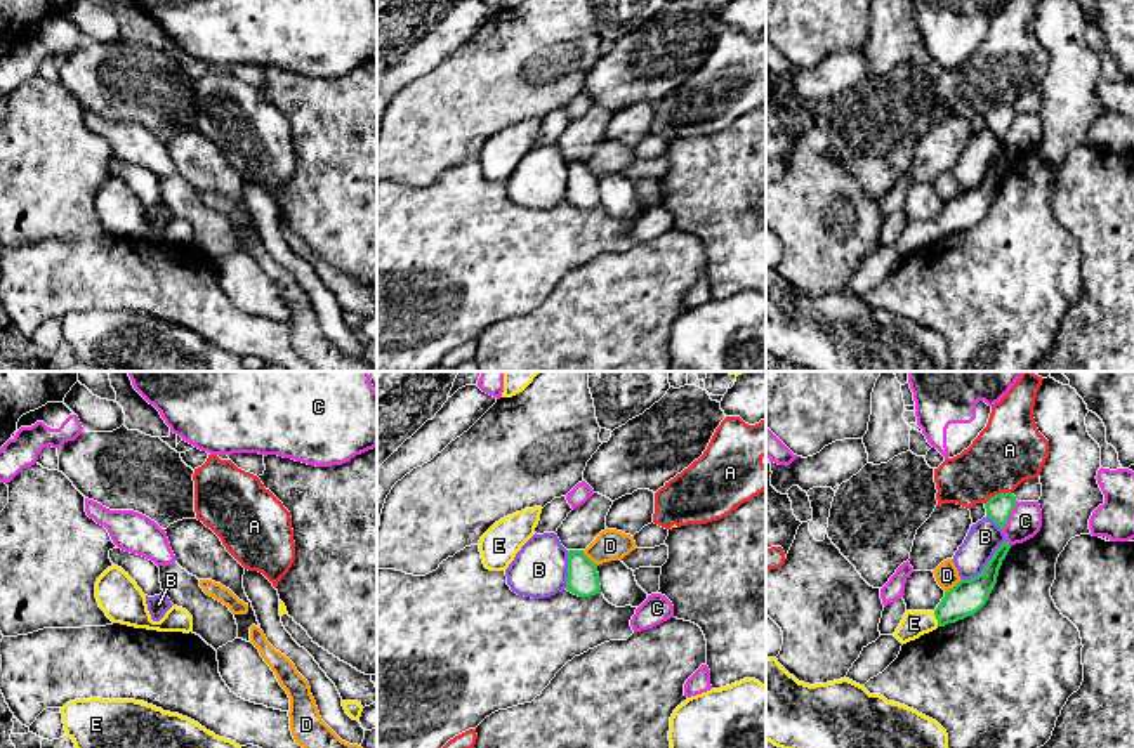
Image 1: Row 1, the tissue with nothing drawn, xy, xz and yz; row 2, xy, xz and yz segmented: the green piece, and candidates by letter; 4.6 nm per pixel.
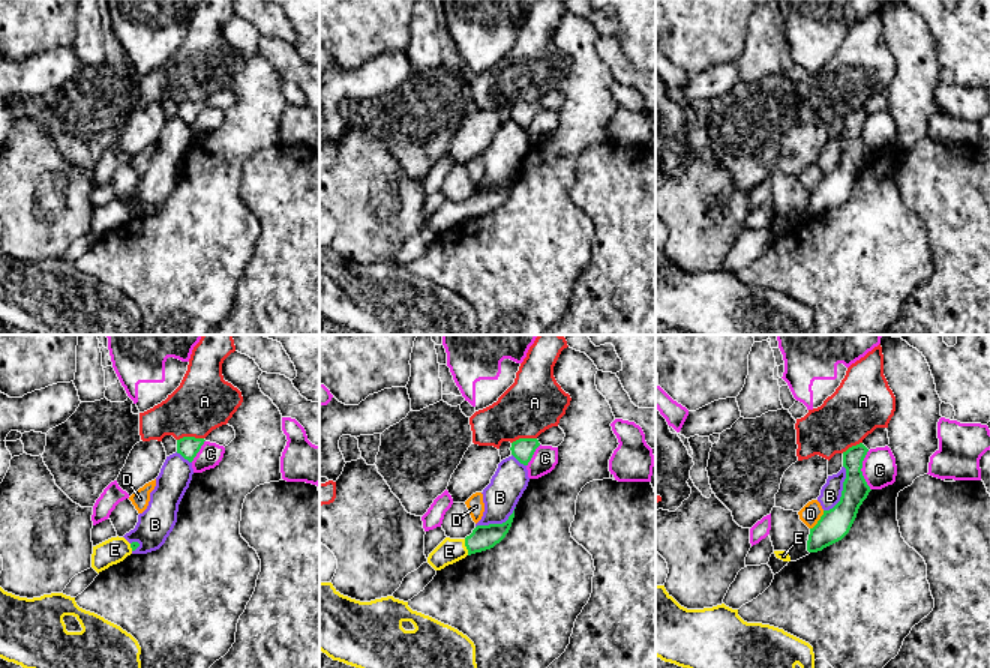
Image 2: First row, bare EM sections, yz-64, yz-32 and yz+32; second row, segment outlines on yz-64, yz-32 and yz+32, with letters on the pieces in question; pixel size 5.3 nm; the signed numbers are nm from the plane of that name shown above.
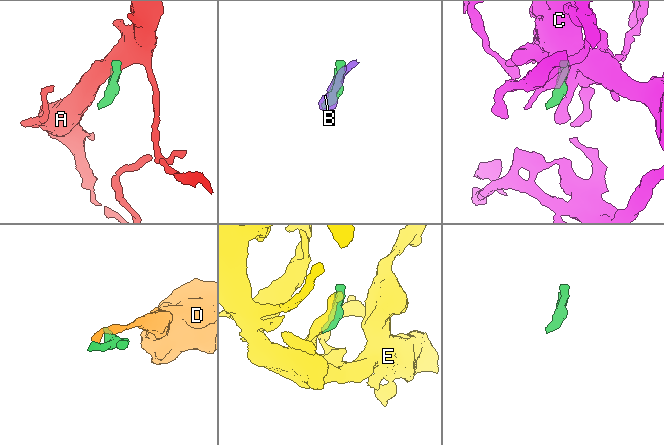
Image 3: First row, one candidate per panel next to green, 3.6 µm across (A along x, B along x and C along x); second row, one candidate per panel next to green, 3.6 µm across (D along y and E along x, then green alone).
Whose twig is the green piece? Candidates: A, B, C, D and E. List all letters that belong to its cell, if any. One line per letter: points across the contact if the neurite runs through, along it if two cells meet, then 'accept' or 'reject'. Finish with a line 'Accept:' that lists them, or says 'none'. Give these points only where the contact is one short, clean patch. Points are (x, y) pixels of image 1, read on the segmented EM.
A: reject
B: reject
C: reject
D: along xz (582, 551), (598, 564) | reject
E: across yz (968, 596), (936, 618), (914, 623) | accept
Accept: E

